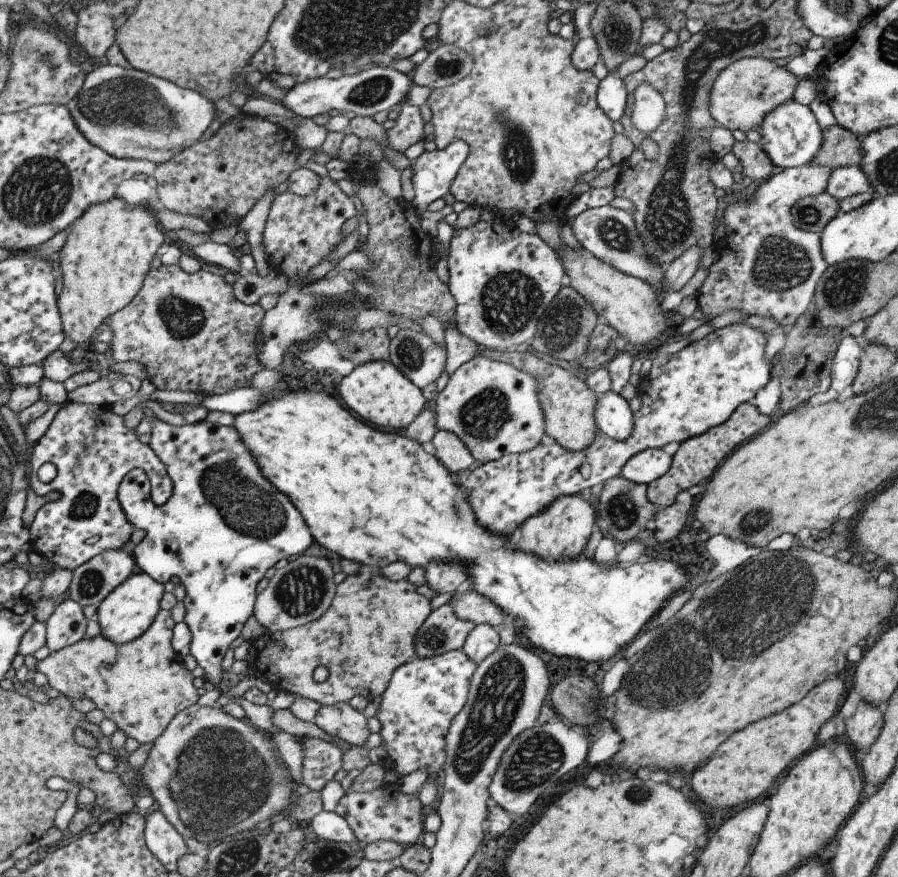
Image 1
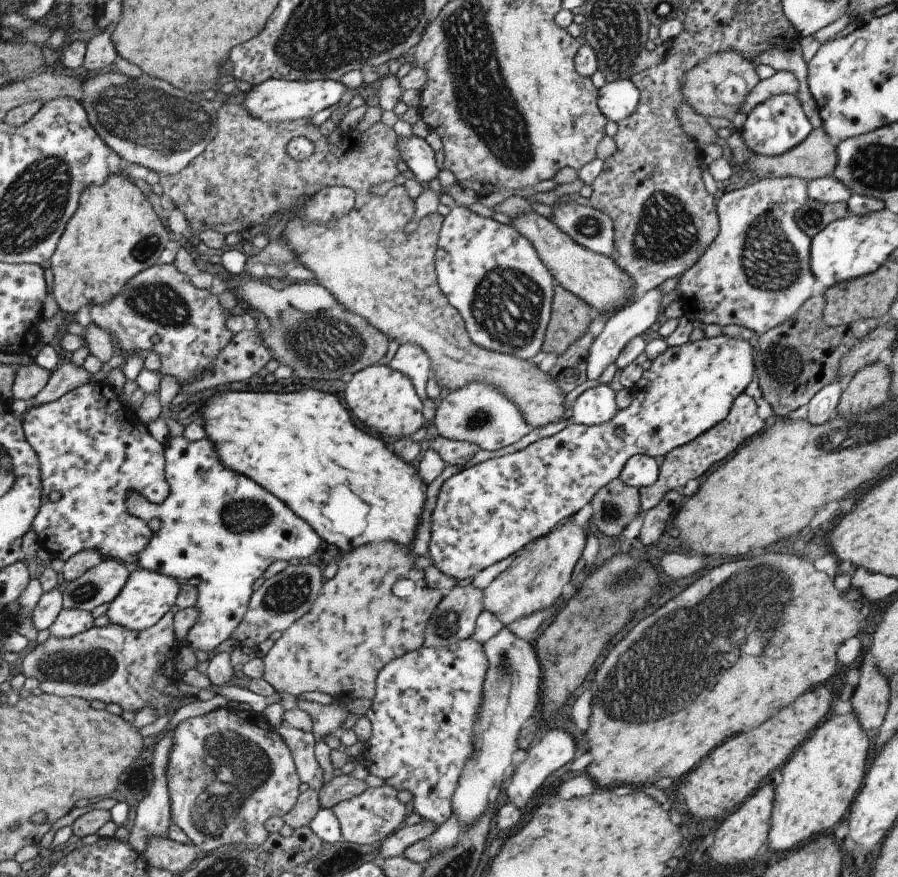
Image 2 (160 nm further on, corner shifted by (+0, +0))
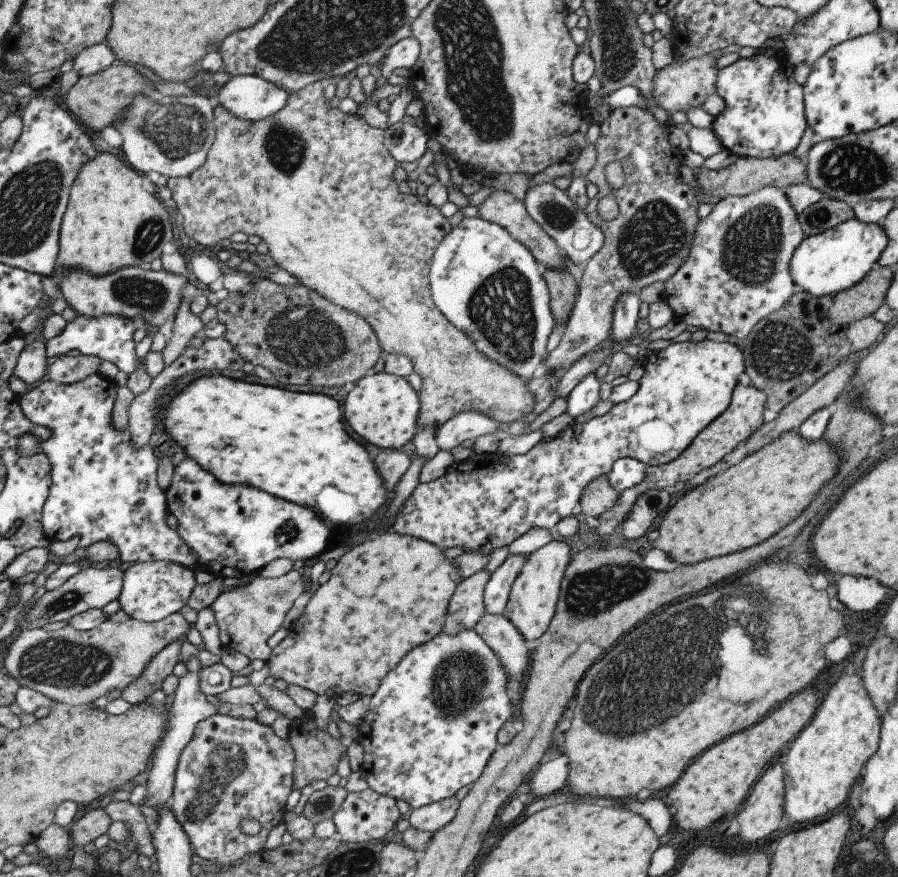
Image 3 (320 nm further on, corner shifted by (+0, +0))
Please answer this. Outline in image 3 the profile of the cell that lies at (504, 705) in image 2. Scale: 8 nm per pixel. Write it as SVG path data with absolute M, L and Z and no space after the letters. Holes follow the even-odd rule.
M483 613L472 628L494 652L499 659L500 667L503 667L504 673L508 676L508 682L515 676L522 676L525 679L528 666L530 665L529 651L525 649L525 640L521 633L507 620L502 614L492 615Z

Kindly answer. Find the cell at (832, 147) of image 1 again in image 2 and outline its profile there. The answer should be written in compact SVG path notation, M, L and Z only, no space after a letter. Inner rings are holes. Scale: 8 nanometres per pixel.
M818 127L812 130L803 141L791 147L787 152L773 156L753 154L752 159L745 161L743 164L735 164L736 171L740 174L743 171L749 170L759 179L795 177L804 181L810 181L829 177L836 161L834 146L830 142L830 139L827 138L826 132L821 127Z

